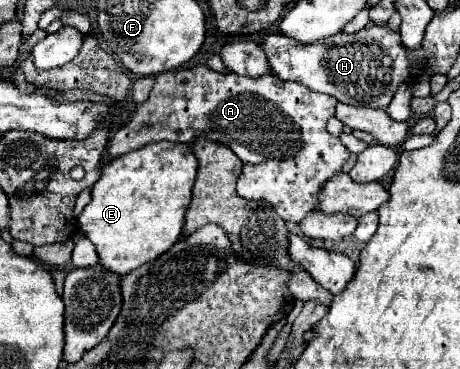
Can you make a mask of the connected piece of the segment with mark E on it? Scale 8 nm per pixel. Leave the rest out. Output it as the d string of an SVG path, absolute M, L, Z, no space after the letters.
M166 140L150 142L110 160L92 188L92 200L78 214L80 230L94 242L100 264L124 276L172 248L182 236L196 172L198 160L192 148Z

